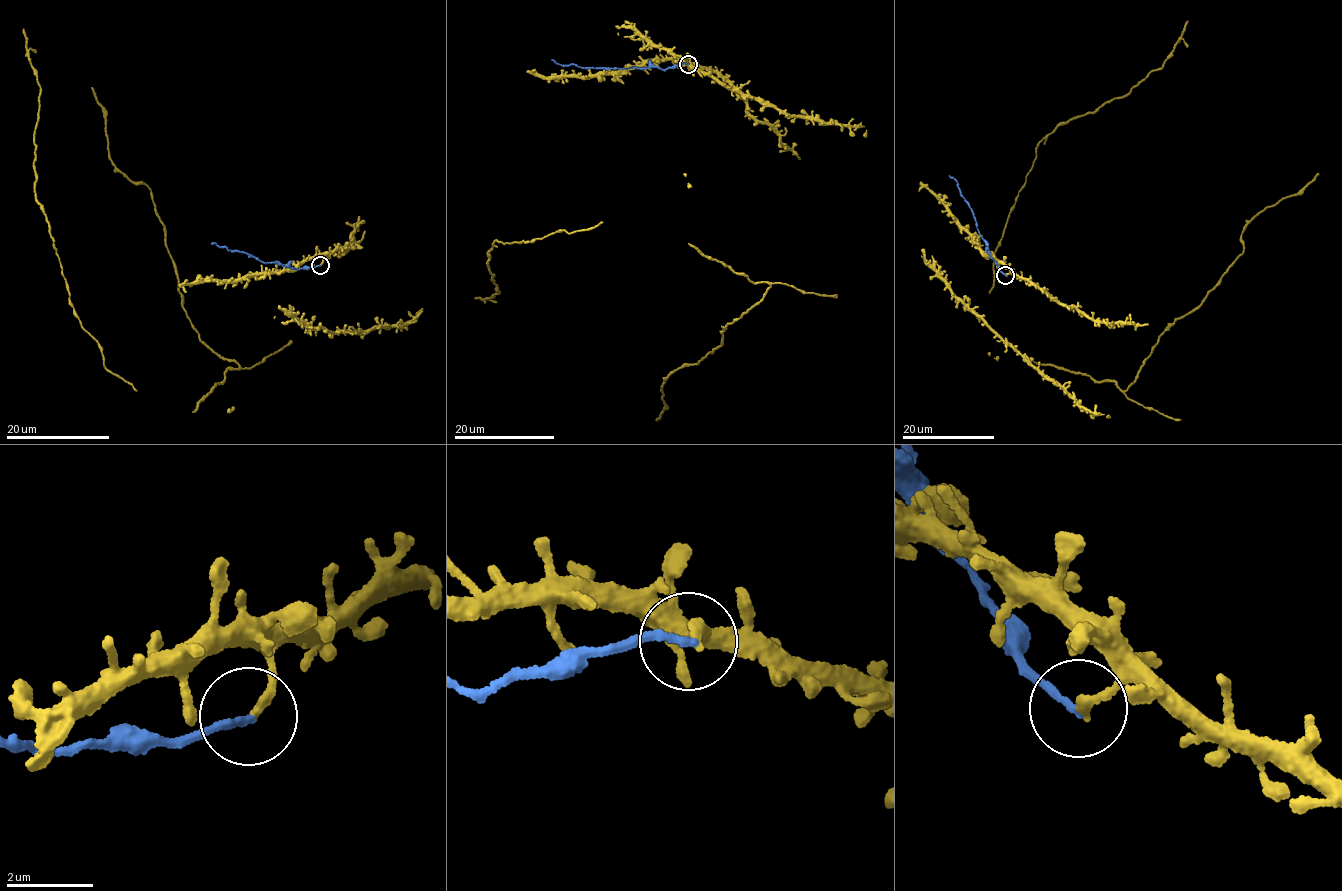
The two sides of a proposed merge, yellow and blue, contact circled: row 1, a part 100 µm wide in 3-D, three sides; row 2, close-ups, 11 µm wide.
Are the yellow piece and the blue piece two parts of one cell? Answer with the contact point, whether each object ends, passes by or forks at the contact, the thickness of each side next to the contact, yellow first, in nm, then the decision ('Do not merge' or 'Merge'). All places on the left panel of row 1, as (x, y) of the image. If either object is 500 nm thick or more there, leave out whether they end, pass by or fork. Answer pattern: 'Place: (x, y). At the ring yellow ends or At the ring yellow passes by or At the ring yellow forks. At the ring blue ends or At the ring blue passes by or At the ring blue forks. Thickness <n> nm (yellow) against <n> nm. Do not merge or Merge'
Place: (320, 265). At the ring yellow ends. At the ring blue ends. Thickness 220 nm (yellow) against 180 nm. Do not merge

